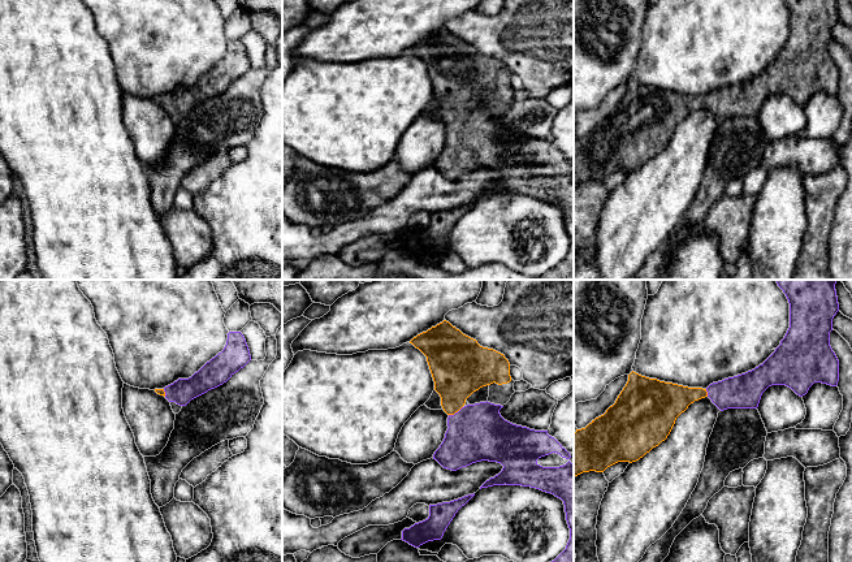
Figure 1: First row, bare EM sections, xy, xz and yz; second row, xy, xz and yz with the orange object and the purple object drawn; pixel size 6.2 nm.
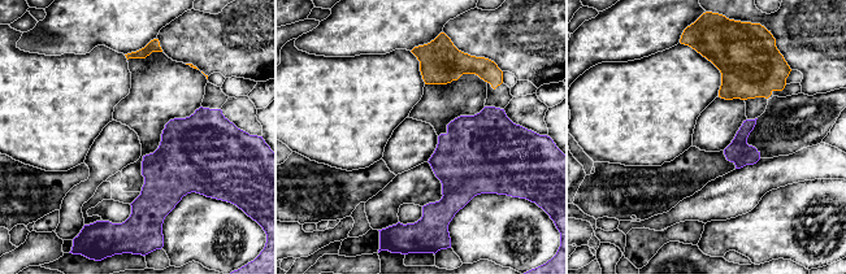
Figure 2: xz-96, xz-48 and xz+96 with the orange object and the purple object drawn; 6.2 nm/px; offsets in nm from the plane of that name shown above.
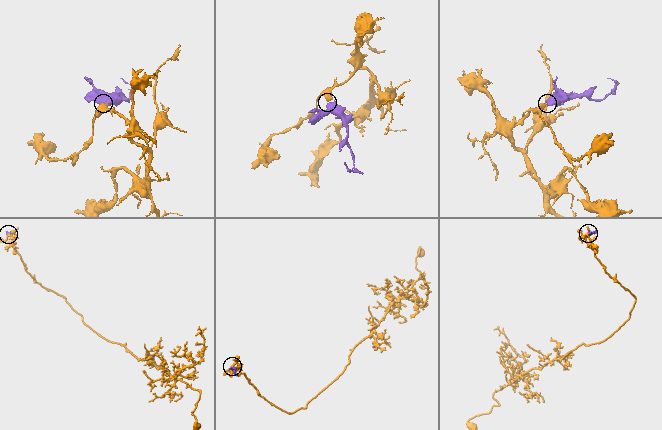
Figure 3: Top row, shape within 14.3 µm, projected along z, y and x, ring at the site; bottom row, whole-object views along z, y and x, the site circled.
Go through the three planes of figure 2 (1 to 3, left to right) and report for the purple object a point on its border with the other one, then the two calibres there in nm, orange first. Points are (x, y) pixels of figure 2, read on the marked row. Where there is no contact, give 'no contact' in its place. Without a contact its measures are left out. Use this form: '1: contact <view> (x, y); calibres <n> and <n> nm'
1: no contact
2: no contact
3: no contact

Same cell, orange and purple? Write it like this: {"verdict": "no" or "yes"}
{"verdict": "yes"}

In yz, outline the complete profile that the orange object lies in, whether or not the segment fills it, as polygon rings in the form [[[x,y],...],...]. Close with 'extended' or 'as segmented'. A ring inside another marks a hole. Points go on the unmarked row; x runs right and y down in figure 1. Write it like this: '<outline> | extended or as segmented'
[[[836,0],[783,1],[790,12],[790,36],[775,60],[754,78],[713,91],[706,98],[665,91],[632,79],[615,112],[574,142],[574,185],[589,180],[604,181],[618,170],[639,169],[665,150],[676,126],[701,107],[709,105],[721,120],[757,117],[762,101],[771,94],[786,94],[800,105],[805,104],[814,91],[836,95],[839,69],[830,55],[832,27],[839,20]]] | extended

